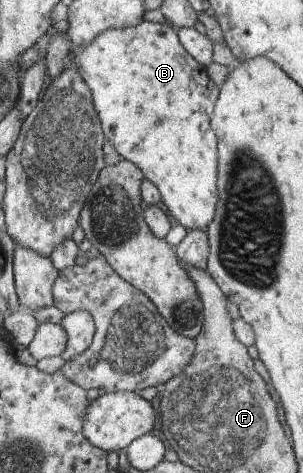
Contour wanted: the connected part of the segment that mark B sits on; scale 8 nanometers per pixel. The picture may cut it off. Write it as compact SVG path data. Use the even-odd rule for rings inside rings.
M142 21L139 25L126 28L111 28L106 32L99 34L89 45L76 53L76 67L81 77L87 82L92 91L94 104L99 110L100 124L103 126L104 134L107 141L124 157L125 160L132 161L138 165L145 174L145 179L150 179L161 192L163 207L169 213L174 223L179 223L187 231L190 230L207 230L208 225L213 221L215 212L217 211L217 202L219 197L219 172L218 172L218 134L212 125L212 115L215 111L217 97L220 94L220 87L211 82L207 68L200 64L187 51L183 42L178 36L178 30L167 24ZM209 85L213 85L213 91L205 91L209 89Z

